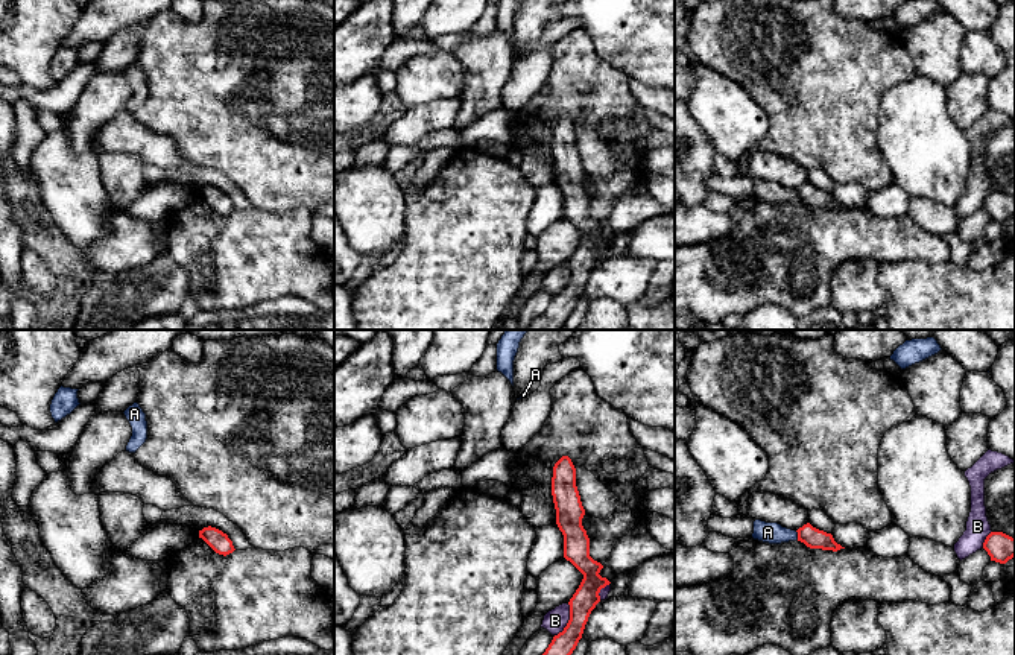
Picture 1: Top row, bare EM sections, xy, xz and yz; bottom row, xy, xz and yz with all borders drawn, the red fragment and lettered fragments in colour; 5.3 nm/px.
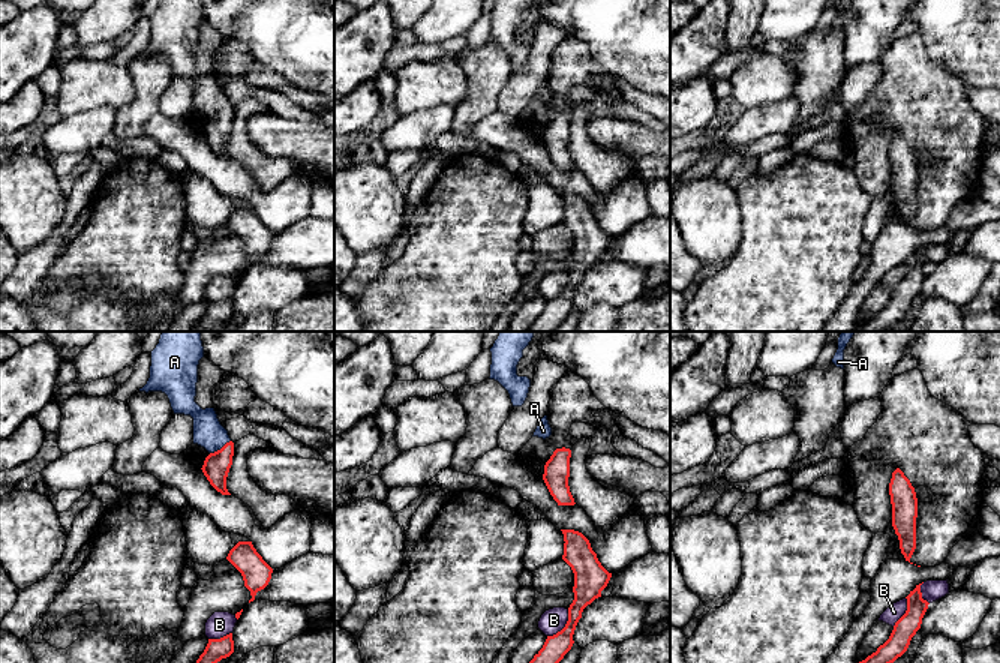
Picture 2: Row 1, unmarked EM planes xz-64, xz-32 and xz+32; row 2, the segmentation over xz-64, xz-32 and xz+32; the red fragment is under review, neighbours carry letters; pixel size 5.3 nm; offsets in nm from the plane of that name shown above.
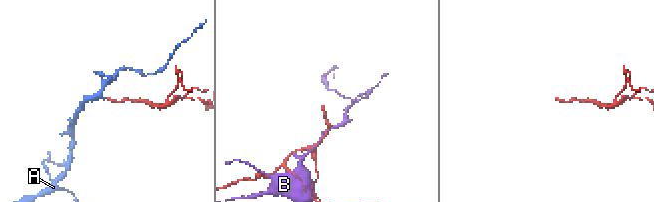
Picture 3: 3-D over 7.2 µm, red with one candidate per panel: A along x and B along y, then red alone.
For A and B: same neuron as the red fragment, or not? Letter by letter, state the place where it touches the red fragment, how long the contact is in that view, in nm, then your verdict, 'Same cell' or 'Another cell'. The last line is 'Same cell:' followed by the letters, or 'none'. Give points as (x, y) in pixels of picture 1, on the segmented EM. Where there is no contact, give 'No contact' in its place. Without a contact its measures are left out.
A: Touches red at yz (798, 535). Shared border 50 nm. Same cell
B: Touches red at xz (569, 620). Shared border 190 nm. Another cell
Same cell: A

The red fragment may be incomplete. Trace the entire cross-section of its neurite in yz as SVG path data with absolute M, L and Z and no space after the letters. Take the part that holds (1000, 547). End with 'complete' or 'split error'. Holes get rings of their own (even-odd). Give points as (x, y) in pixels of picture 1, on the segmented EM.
M991 532L983 543L983 549L991 556L991 561L1006 564L1015 556L1015 538L1003 532Z; complete

